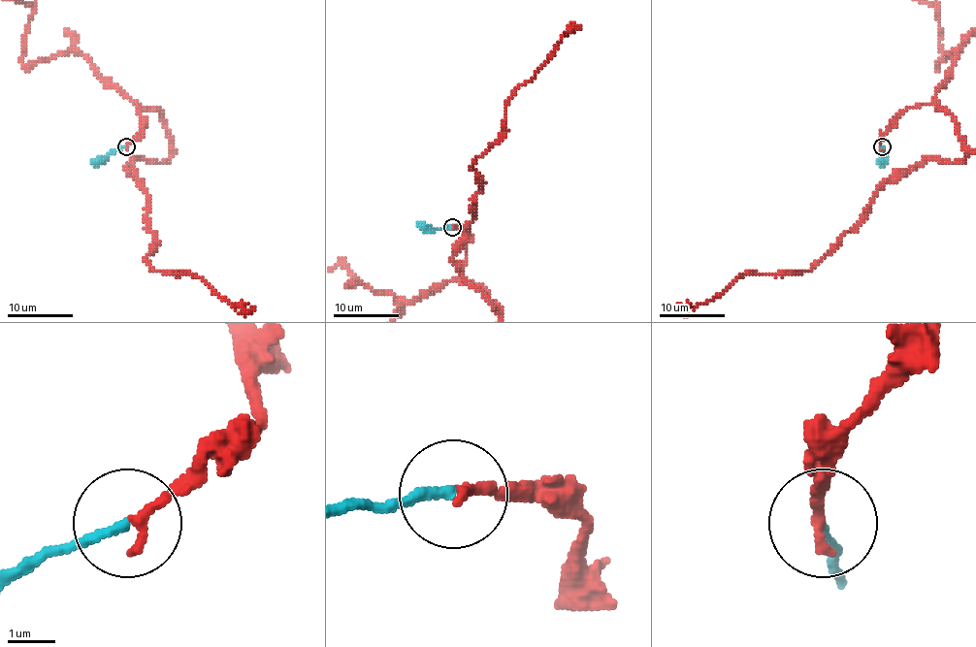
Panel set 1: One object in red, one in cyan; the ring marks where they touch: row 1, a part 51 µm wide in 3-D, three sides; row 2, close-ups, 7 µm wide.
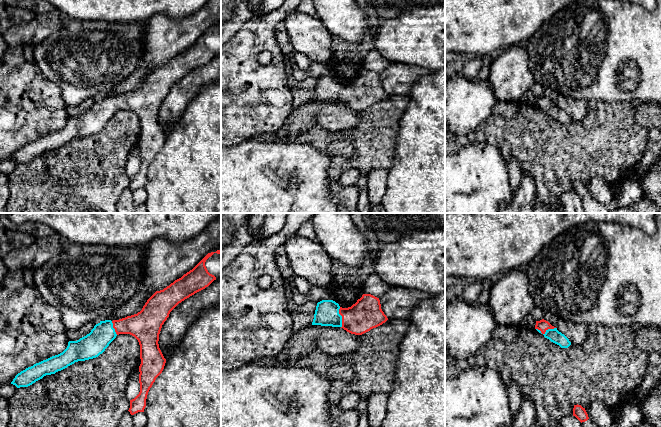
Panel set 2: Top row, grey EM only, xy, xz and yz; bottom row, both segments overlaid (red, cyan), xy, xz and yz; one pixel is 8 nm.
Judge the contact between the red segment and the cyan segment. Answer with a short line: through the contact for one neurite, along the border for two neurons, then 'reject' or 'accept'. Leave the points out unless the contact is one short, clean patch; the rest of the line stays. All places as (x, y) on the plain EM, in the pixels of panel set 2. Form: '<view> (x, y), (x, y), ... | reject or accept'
yz (542, 101), (545, 107), (553, 111) | accept

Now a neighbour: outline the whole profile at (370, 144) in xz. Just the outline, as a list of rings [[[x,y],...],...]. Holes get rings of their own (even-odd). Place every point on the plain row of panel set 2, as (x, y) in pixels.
[[[388,95],[382,101],[359,111],[360,121],[352,128],[319,132],[311,129],[299,134],[294,141],[310,144],[329,156],[328,178],[331,182],[337,182],[342,173],[351,168],[365,174],[374,169],[388,170],[393,163],[401,118],[409,101],[409,95]]]

